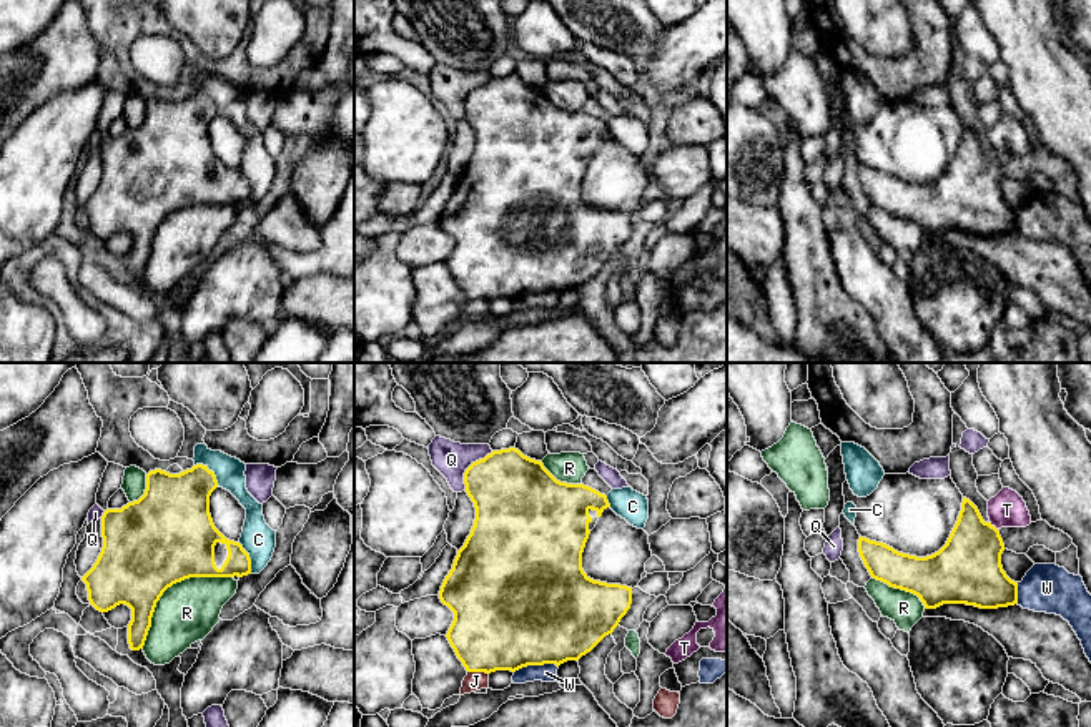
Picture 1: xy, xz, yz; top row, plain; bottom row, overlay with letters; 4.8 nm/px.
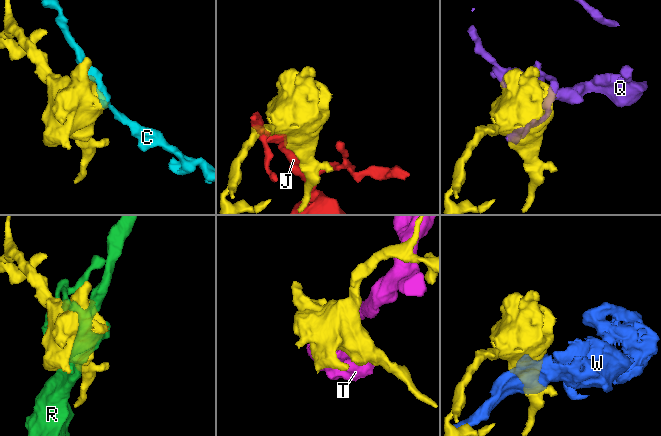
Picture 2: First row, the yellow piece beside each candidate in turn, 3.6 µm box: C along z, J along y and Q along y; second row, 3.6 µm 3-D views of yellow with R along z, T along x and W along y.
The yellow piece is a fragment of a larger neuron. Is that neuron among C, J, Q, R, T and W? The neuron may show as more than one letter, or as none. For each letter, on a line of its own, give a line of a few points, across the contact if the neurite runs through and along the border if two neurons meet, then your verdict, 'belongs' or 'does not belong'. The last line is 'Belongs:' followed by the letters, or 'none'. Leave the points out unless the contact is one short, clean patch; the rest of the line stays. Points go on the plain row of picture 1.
C: does not belong
J: does not belong
Q: does not belong
R: does not belong
T: line yz (990, 148), (997, 157); does not belong
W: does not belong
Belongs: none

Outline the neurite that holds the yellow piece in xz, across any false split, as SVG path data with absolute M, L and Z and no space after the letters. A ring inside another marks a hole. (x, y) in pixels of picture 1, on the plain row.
M509 75L492 78L464 100L466 120L474 130L476 146L464 173L457 178L439 226L454 240L446 261L467 299L516 299L527 293L579 288L605 263L612 261L632 231L632 215L590 206L582 196L582 180L590 158L610 135L607 123L584 111L557 108L542 88Z

